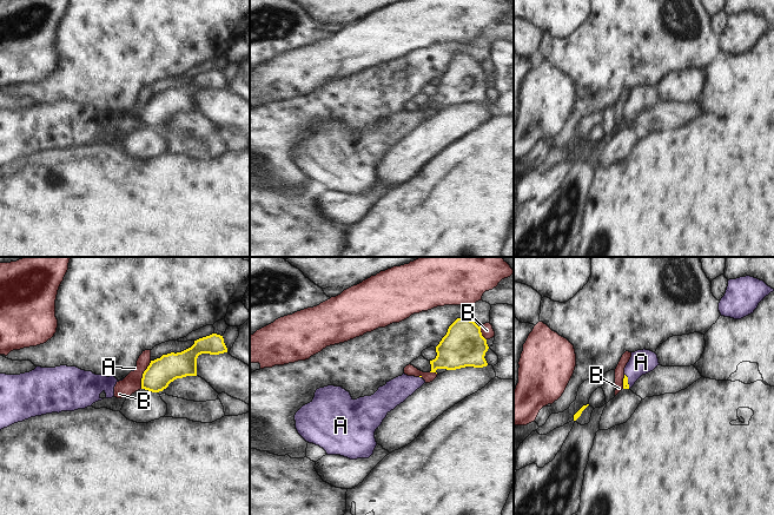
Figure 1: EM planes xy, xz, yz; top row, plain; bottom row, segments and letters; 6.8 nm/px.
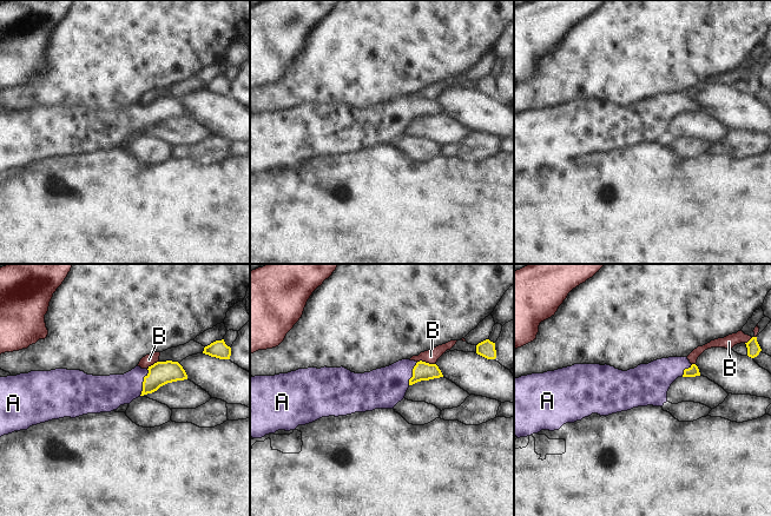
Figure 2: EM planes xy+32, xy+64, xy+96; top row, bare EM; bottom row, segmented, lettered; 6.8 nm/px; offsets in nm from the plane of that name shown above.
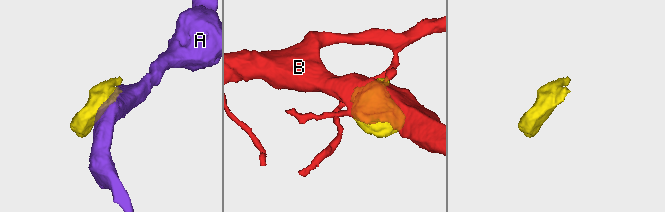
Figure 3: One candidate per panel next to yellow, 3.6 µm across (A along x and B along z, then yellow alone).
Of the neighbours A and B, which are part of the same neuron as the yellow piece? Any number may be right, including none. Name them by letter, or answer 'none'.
A

